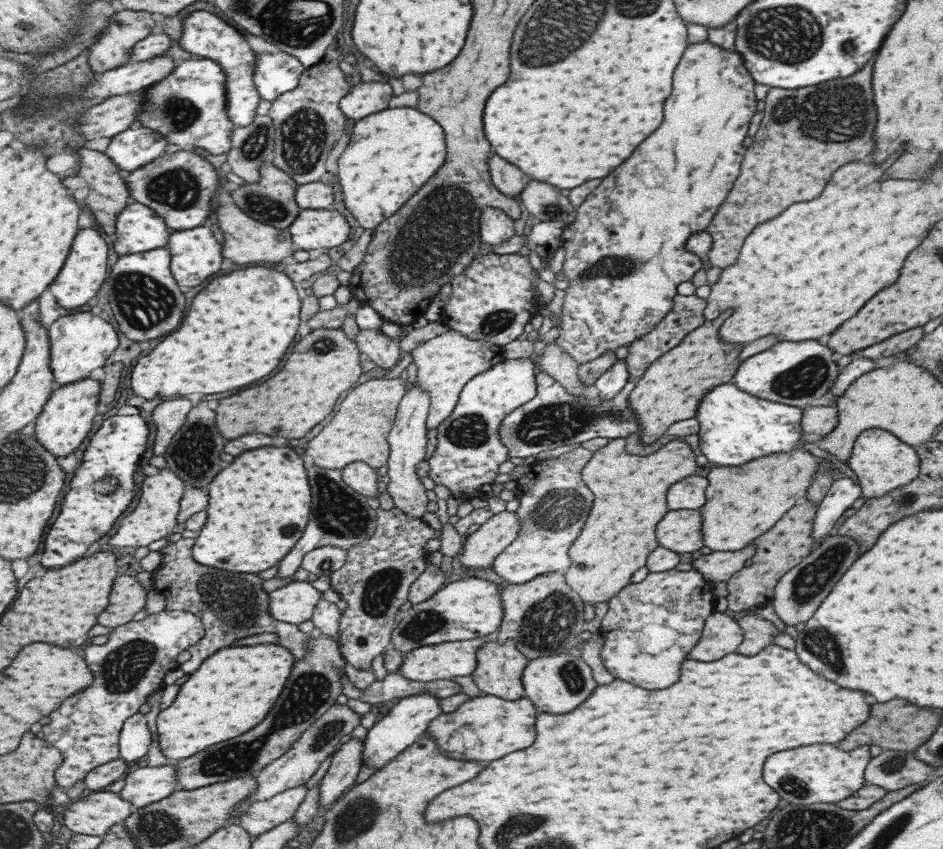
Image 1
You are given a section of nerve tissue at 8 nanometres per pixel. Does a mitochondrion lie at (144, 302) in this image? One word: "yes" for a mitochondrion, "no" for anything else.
yes

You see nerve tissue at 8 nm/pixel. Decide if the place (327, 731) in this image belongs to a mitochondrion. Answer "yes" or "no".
yes

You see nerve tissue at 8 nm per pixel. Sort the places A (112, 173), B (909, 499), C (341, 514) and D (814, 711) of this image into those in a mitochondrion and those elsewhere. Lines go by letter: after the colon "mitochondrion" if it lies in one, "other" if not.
A: other
B: mitochondrion
C: mitochondrion
D: other

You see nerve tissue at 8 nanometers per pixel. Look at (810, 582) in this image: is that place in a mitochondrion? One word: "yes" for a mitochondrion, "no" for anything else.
yes

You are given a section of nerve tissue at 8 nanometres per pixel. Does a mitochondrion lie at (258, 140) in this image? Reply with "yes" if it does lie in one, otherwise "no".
yes

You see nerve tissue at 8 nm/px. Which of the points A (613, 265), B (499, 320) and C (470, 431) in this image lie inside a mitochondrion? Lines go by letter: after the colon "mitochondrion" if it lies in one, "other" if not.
A: mitochondrion
B: mitochondrion
C: mitochondrion

